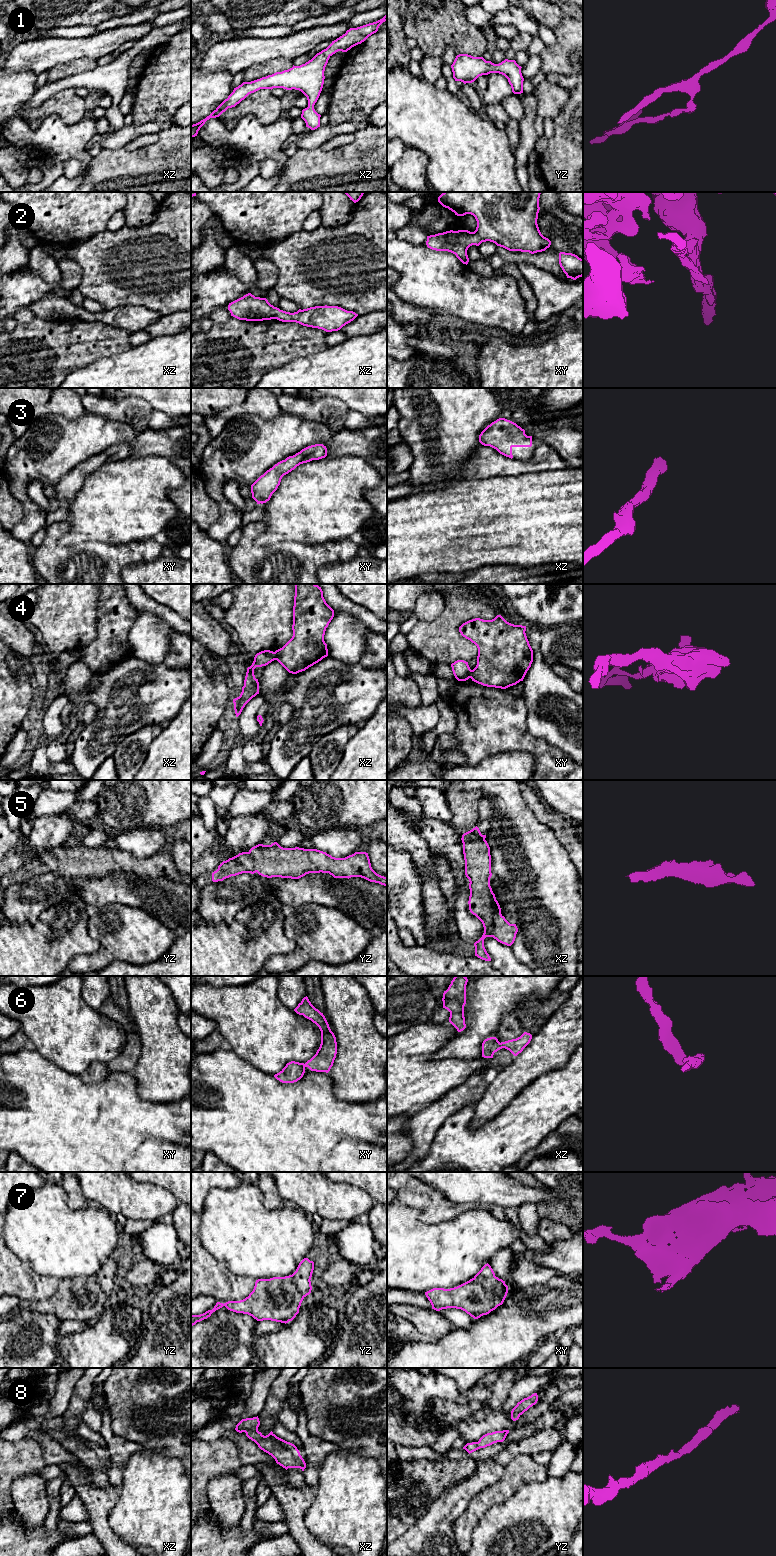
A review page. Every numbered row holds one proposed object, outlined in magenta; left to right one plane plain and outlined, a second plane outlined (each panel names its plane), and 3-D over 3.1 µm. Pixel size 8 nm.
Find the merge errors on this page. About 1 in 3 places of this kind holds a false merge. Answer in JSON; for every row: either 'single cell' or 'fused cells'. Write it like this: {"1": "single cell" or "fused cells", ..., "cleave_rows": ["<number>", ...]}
{"1": "single cell", "2": "single cell", "3": "single cell", "4": "fused cells", "5": "single cell", "6": "fused cells", "7": "single cell", "8": "single cell", "cleave_rows": ["4", "6"]}

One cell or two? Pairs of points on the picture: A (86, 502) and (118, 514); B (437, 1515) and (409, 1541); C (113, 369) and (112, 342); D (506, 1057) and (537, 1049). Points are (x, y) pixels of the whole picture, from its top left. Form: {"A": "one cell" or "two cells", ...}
{"A": "one cell", "B": "one cell", "C": "two cells", "D": "two cells"}

